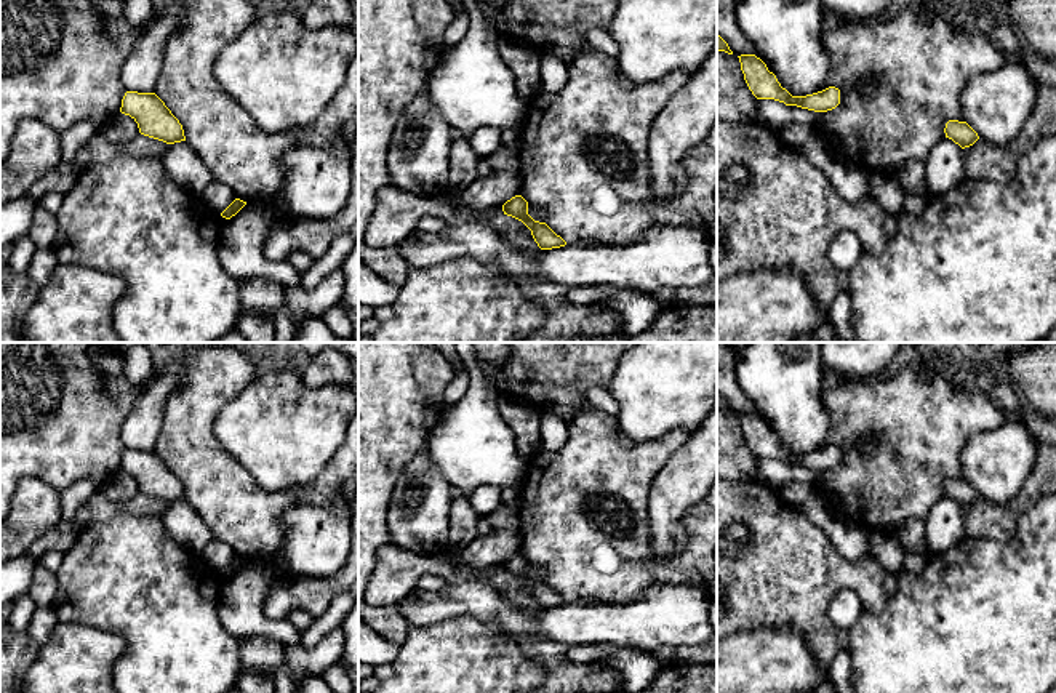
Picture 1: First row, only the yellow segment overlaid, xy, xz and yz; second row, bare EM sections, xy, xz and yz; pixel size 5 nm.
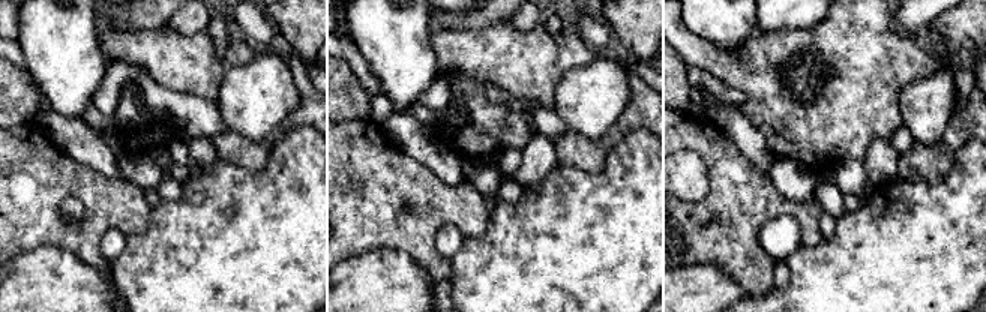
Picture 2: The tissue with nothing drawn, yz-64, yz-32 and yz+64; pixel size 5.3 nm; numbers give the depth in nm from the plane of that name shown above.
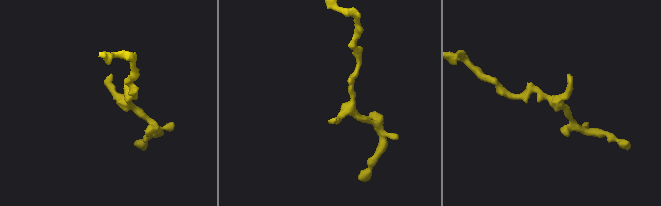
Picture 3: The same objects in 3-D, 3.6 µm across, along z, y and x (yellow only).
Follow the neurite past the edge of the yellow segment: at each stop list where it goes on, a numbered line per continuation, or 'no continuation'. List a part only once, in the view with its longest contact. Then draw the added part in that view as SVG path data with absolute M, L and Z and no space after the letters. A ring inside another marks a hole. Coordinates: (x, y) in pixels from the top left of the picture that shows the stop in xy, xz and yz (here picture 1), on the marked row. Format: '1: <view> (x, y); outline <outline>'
no continuation

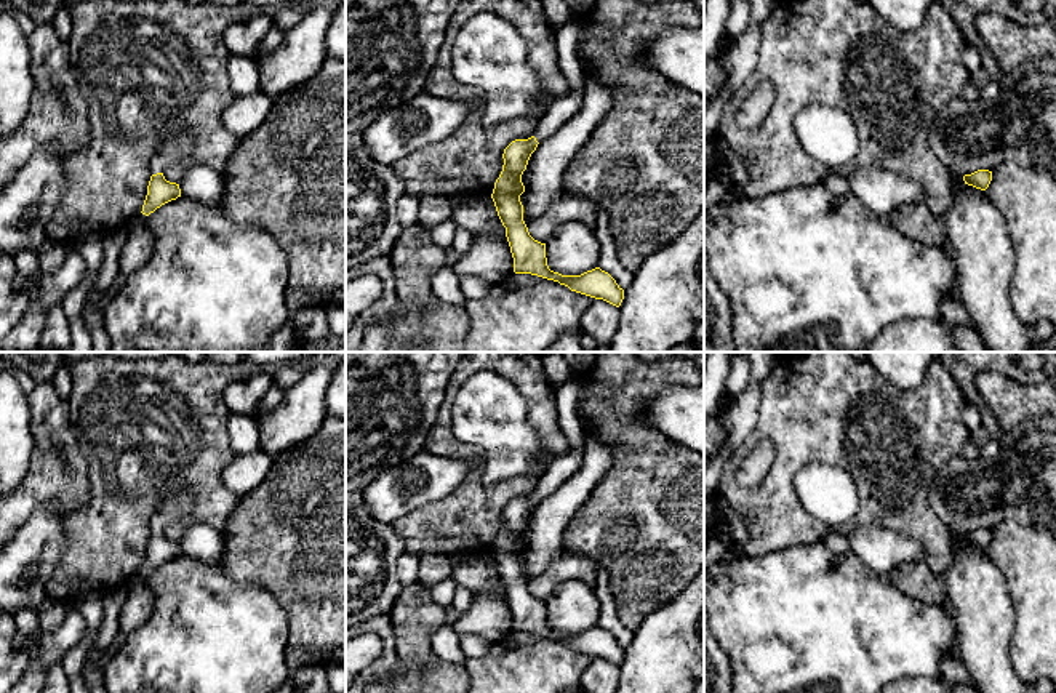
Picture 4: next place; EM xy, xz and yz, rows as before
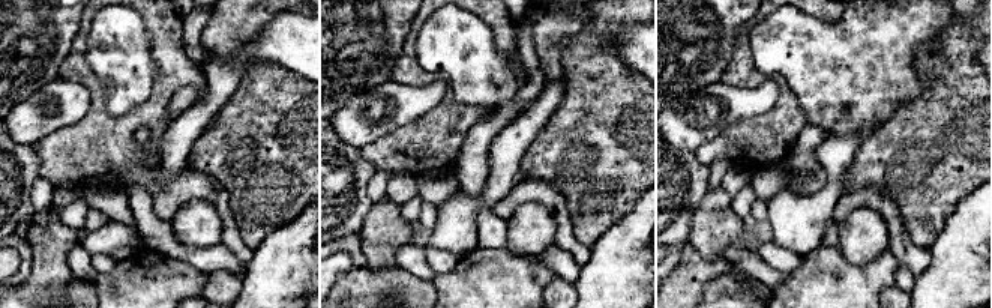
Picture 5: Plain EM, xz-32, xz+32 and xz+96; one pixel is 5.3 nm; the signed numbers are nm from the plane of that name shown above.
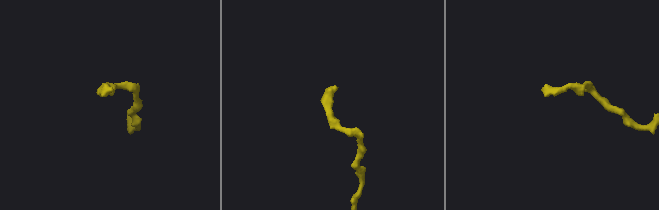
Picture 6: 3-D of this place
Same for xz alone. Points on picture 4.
1: xz (560, 111); outline M571 19L555 29L558 67L566 77L571 93L563 99L555 99L541 117L533 133L539 144L550 138L571 117L574 117L582 106L584 70L578 53L581 30L582 22Z

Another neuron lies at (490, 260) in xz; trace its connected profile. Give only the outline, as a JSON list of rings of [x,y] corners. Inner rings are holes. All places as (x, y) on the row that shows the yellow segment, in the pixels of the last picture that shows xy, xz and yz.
[[[501,219],[488,235],[475,235],[467,253],[456,262],[453,270],[462,277],[470,275],[486,286],[504,280],[514,272],[514,258]]]

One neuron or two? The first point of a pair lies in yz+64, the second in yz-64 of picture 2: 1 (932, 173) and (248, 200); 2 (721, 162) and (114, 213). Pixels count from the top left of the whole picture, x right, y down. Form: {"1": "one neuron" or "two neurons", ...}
{"1": "two neurons", "2": "one neuron"}

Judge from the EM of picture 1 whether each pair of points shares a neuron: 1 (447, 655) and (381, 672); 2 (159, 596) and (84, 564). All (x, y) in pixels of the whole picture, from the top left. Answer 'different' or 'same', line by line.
1: different
2: same

